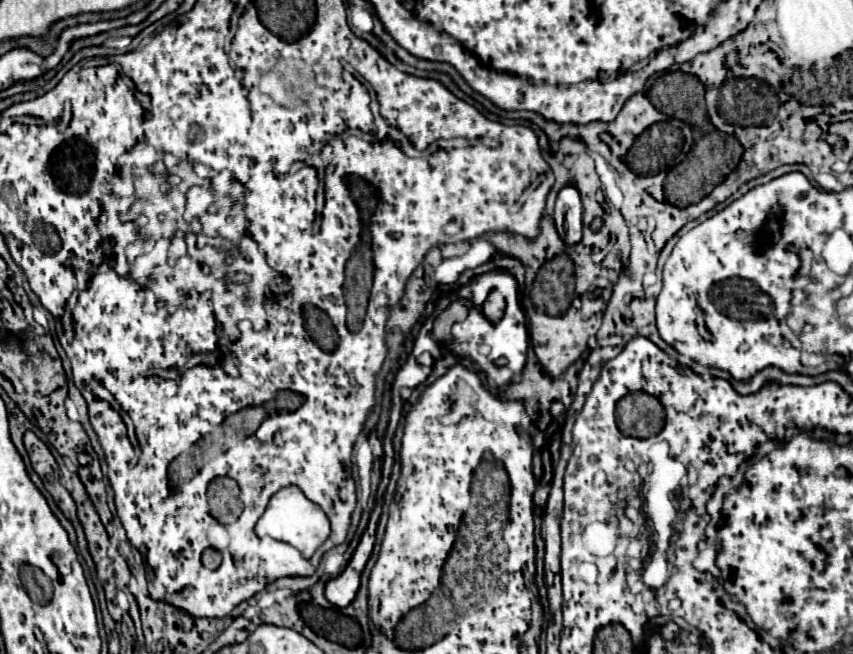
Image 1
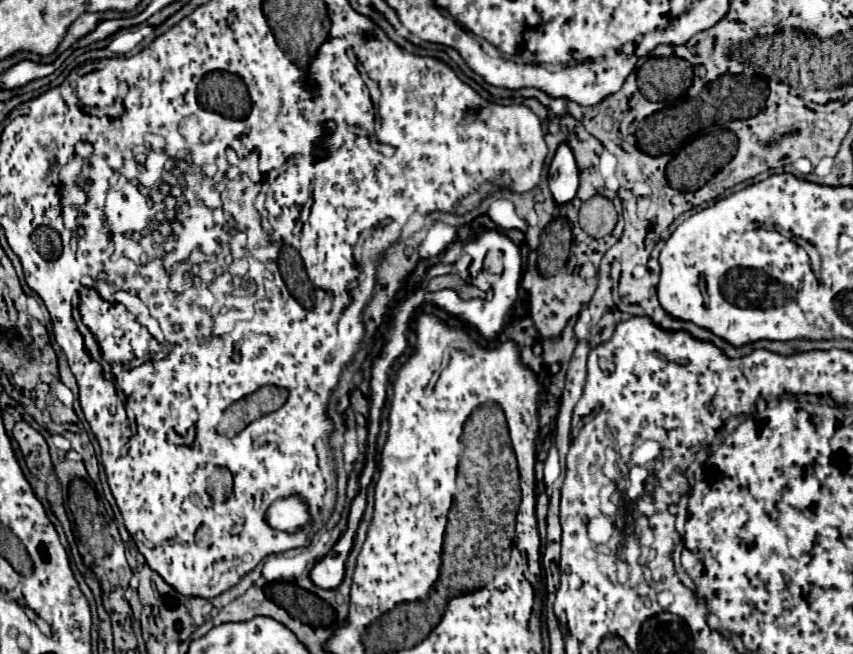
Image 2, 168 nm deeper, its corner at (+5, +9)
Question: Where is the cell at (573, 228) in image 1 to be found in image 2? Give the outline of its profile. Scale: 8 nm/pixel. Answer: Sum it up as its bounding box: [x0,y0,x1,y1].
[548,145,578,205]

